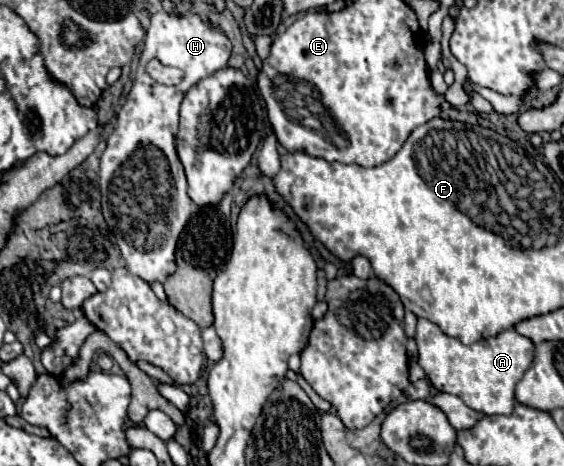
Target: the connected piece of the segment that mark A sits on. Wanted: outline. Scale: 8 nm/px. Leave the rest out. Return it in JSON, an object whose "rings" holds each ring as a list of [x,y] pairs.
{"rings":[[[420,318],[416,326],[418,344],[418,364],[424,368],[432,386],[440,392],[448,392],[460,396],[466,406],[480,414],[510,414],[516,400],[514,400],[514,386],[530,368],[534,344],[526,336],[518,334],[514,328],[502,330],[496,336],[486,340],[478,340],[470,346],[464,346],[456,338],[450,338],[438,330],[432,322]]]}

